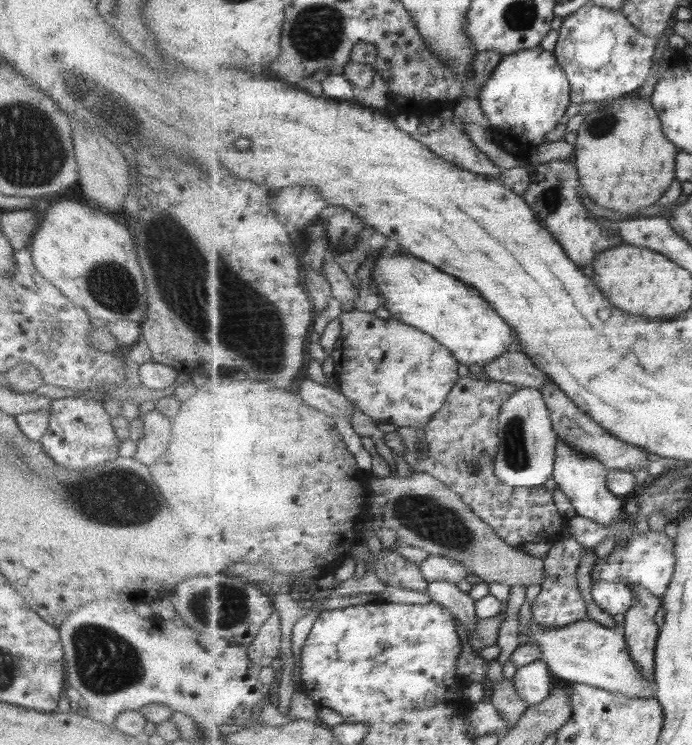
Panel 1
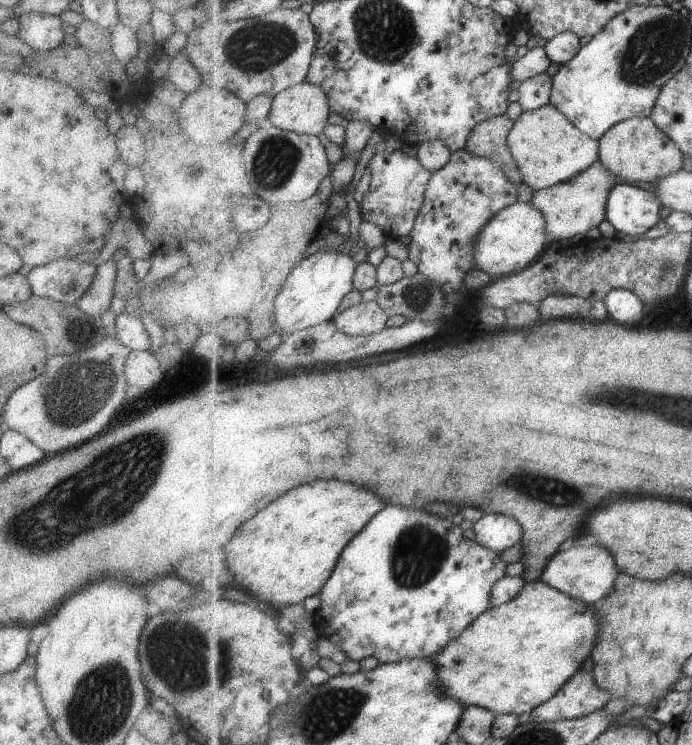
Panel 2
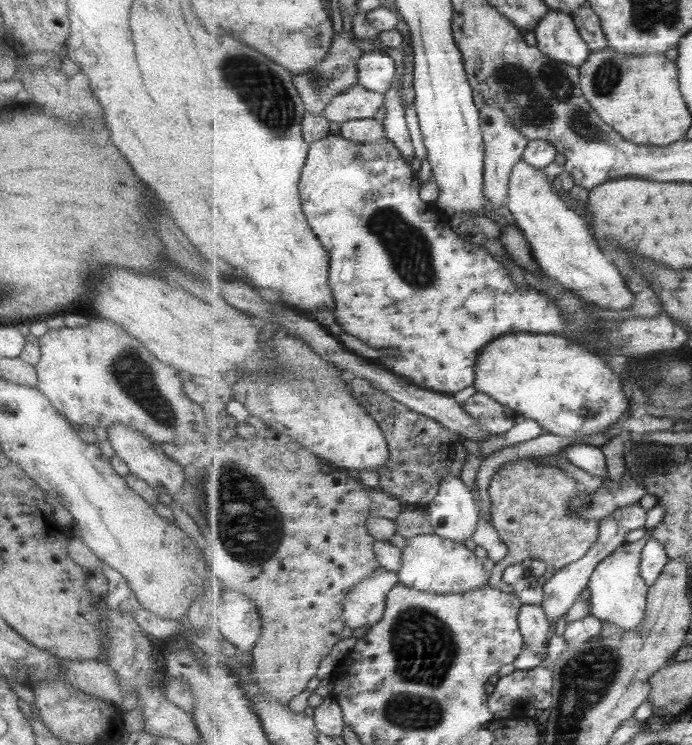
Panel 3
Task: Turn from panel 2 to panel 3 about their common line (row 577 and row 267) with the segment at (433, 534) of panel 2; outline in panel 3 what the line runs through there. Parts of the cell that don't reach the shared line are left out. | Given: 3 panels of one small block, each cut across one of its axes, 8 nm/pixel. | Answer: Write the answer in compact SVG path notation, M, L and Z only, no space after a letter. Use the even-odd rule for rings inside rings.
M329 134L324 139L317 139L317 141L310 144L308 160L302 171L300 183L304 214L313 232L321 239L321 243L323 243L325 249L329 251L331 258L333 258L333 264L331 264L333 270L331 270L329 283L332 286L334 298L336 298L334 311L336 322L344 331L351 334L351 336L355 336L355 338L359 338L363 344L367 344L371 348L395 350L395 354L379 356L376 361L378 364L393 371L395 374L407 378L415 386L438 393L445 393L446 395L453 395L455 392L461 392L465 388L473 387L479 352L489 342L499 338L501 334L529 332L531 334L563 335L565 330L569 328L569 319L563 315L559 305L550 300L548 296L544 296L532 287L522 290L519 286L515 286L513 279L507 275L505 267L501 265L501 261L498 261L489 252L489 249L479 244L471 244L471 242L467 242L465 238L461 238L457 232L453 231L449 220L437 208L436 203L426 203L421 199L421 190L422 185L419 182L419 178L417 178L417 173L405 161L401 150L387 136L373 143L357 143L343 137L341 134L336 136Z

